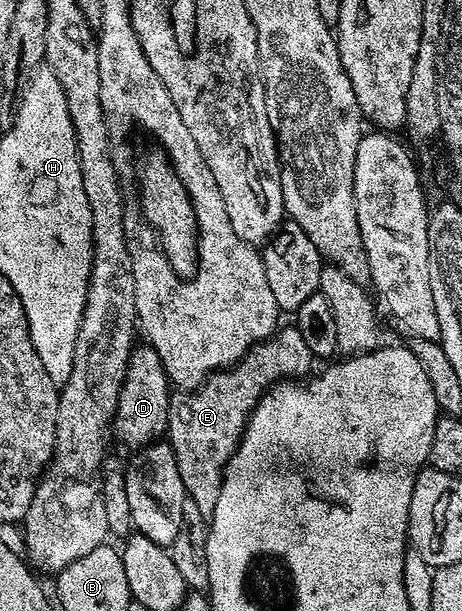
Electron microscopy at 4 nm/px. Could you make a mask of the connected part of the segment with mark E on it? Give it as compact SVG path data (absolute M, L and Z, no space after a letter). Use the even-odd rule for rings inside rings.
M296 326L278 327L268 340L254 344L247 355L231 368L218 370L199 388L194 388L181 401L169 405L169 427L167 429L167 443L173 448L175 462L179 466L179 478L183 478L183 486L188 499L199 506L199 514L206 518L212 517L215 502L219 498L221 477L225 475L225 463L233 456L233 451L241 442L245 426L261 397L273 387L282 382L297 382L308 377L314 371L315 357L307 348L300 330Z

